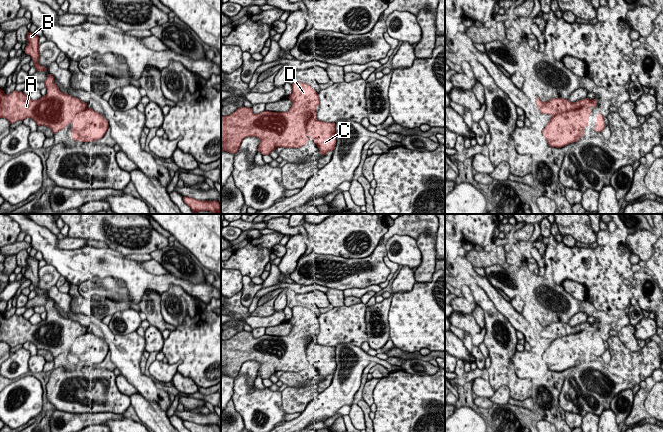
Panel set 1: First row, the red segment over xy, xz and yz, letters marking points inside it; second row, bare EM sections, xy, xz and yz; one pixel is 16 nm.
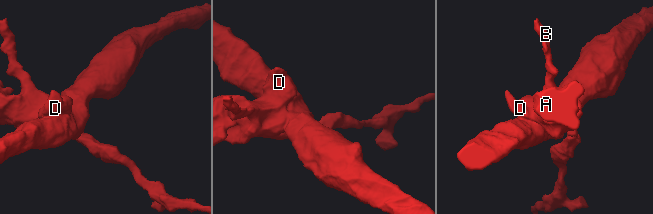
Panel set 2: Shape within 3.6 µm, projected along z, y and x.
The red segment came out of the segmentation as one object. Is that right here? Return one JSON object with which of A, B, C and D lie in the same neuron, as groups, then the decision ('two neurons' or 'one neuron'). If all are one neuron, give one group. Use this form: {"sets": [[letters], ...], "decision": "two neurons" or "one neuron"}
{"sets": [["A", "B", "D"], ["C"]], "decision": "two neurons"}

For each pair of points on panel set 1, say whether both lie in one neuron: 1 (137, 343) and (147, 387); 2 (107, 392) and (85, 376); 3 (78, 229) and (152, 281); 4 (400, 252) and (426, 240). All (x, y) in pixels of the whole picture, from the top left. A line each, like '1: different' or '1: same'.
1: same
2: same
3: different
4: different

